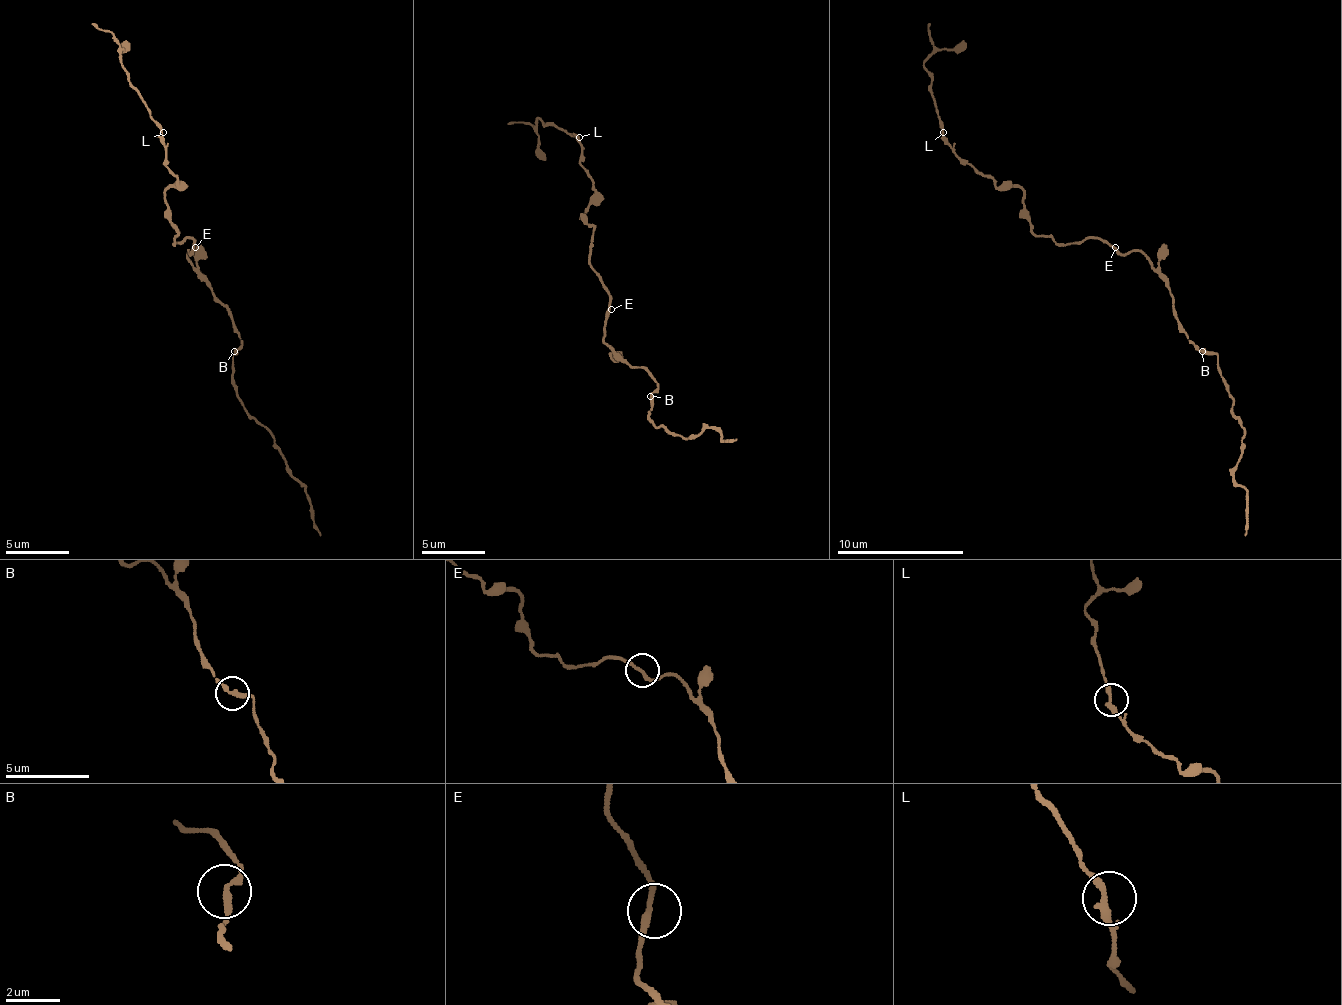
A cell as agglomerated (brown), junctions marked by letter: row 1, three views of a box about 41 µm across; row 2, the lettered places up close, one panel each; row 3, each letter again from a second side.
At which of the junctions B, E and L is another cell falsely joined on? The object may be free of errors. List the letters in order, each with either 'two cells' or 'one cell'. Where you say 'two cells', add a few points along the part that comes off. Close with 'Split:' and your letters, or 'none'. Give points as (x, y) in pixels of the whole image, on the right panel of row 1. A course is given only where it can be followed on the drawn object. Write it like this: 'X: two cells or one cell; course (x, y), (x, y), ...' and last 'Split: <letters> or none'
B: one cell
E: one cell
L: one cell
Split: none

